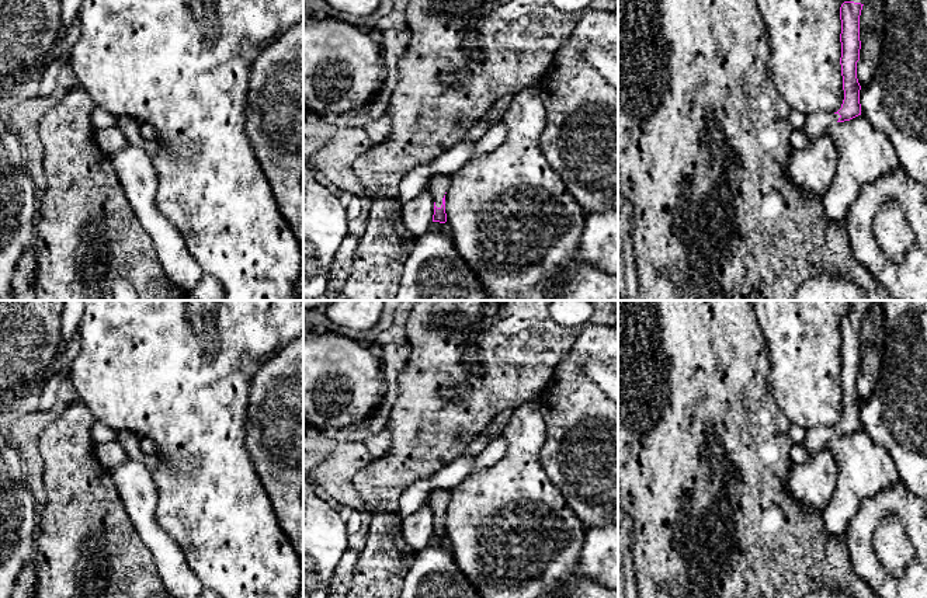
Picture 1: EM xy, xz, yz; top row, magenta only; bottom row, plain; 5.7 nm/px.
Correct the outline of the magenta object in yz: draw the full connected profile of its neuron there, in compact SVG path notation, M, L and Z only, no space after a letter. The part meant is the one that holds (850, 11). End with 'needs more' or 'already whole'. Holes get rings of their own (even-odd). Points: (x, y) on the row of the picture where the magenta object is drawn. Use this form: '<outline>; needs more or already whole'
M846 0L840 7L841 20L841 76L844 100L841 108L834 114L808 115L803 126L805 133L813 142L834 122L850 121L861 115L860 90L857 79L857 62L860 60L860 15L867 0Z; needs more

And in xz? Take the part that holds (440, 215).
M433 175L427 185L427 190L431 192L434 198L434 215L433 222L445 223L445 192L447 192L448 178L447 175Z; needs more

